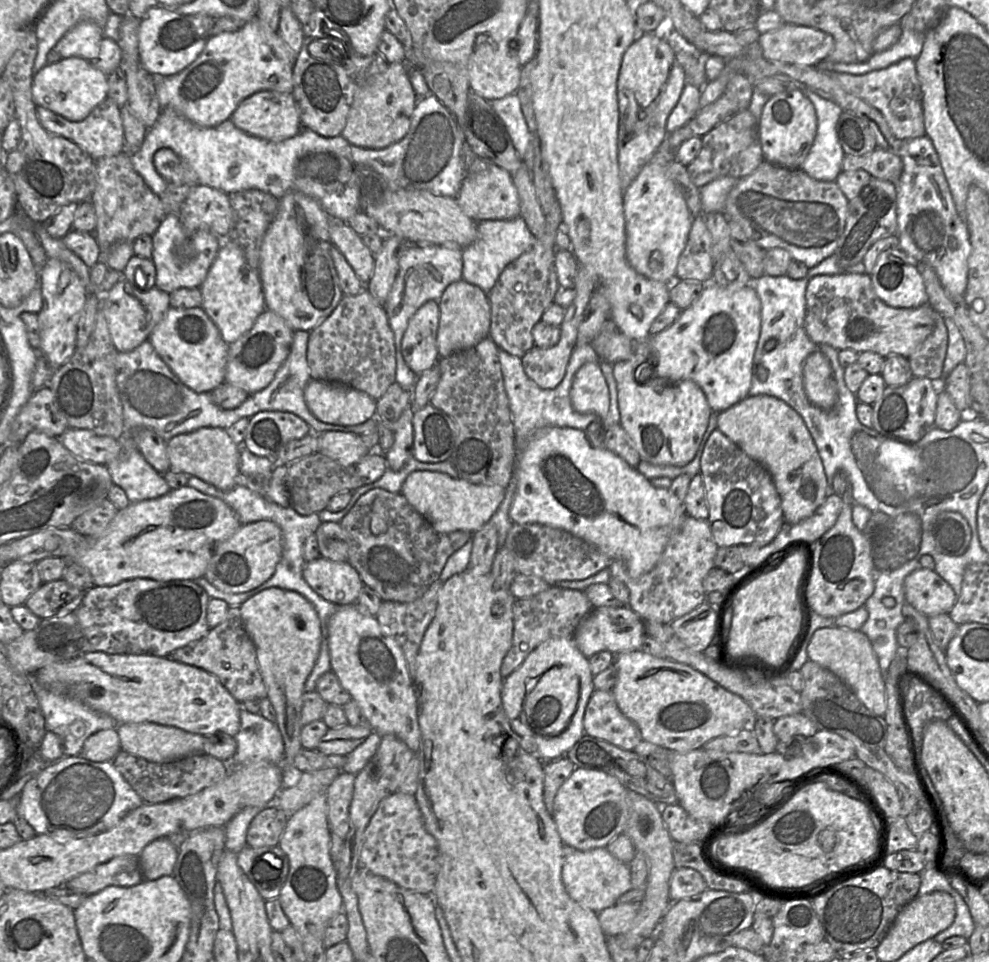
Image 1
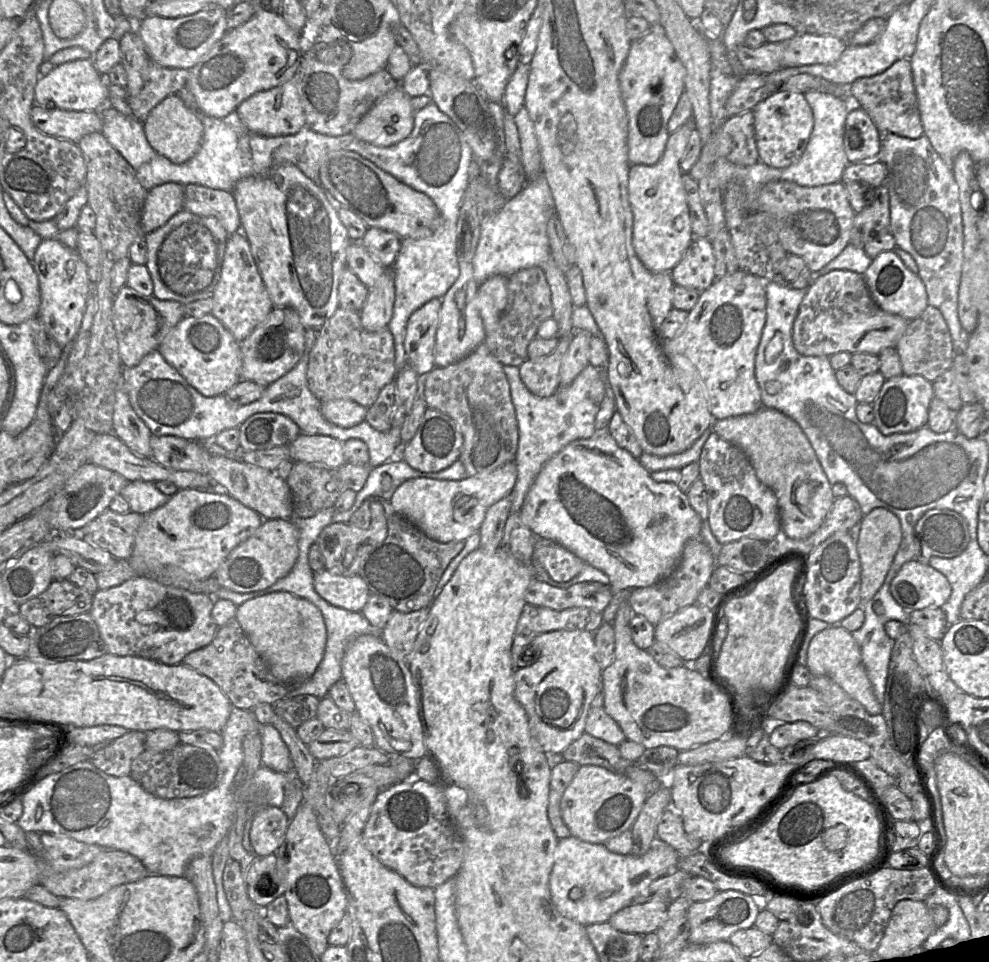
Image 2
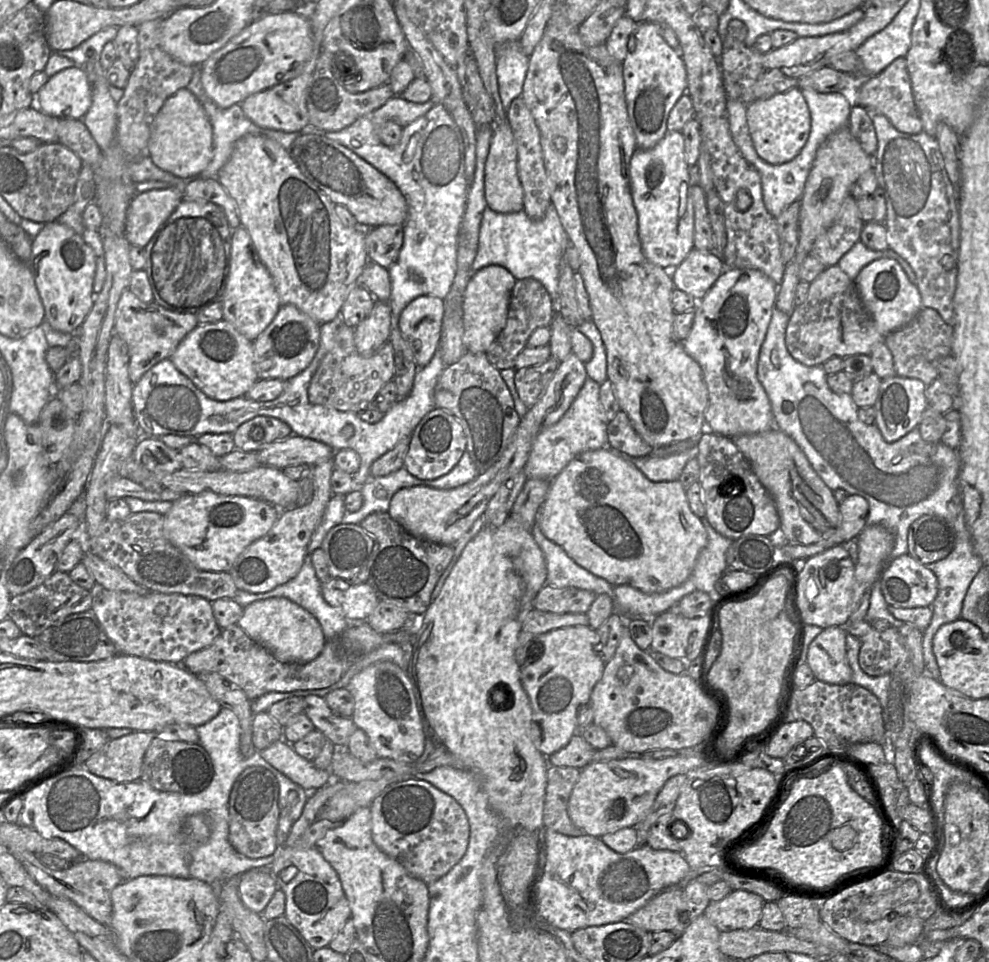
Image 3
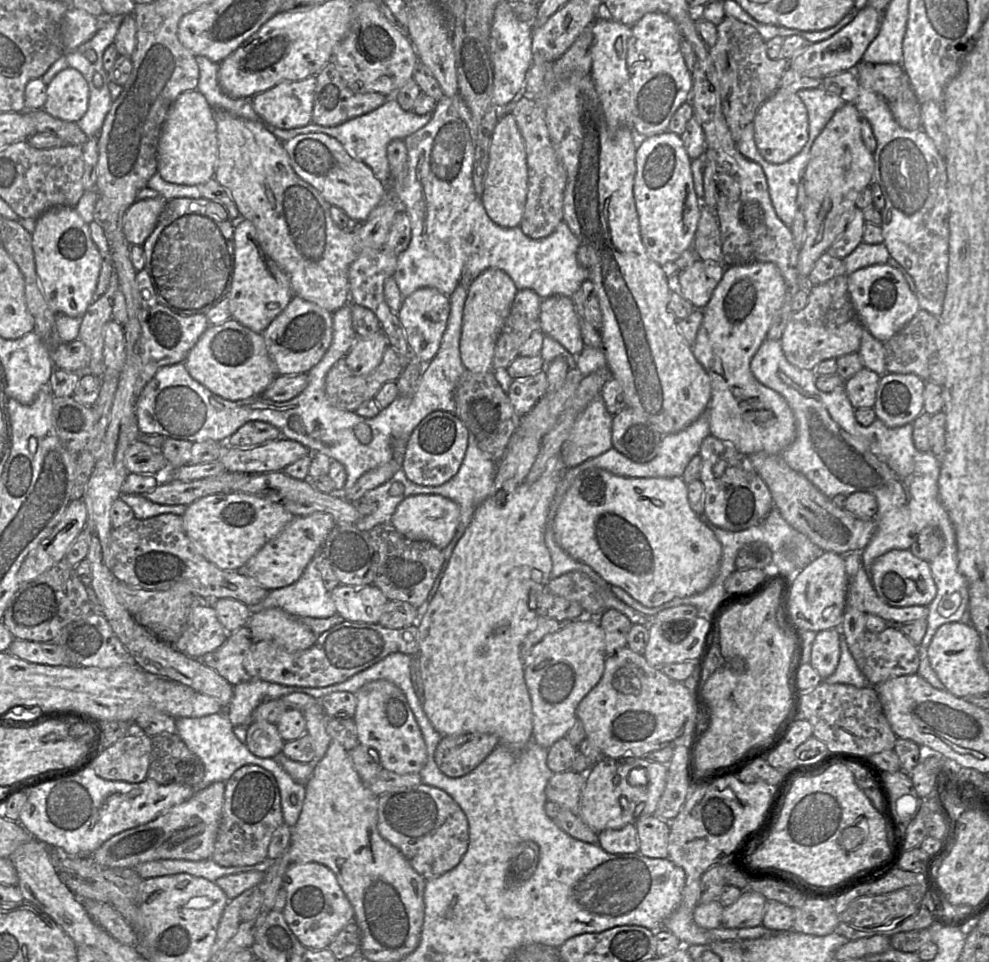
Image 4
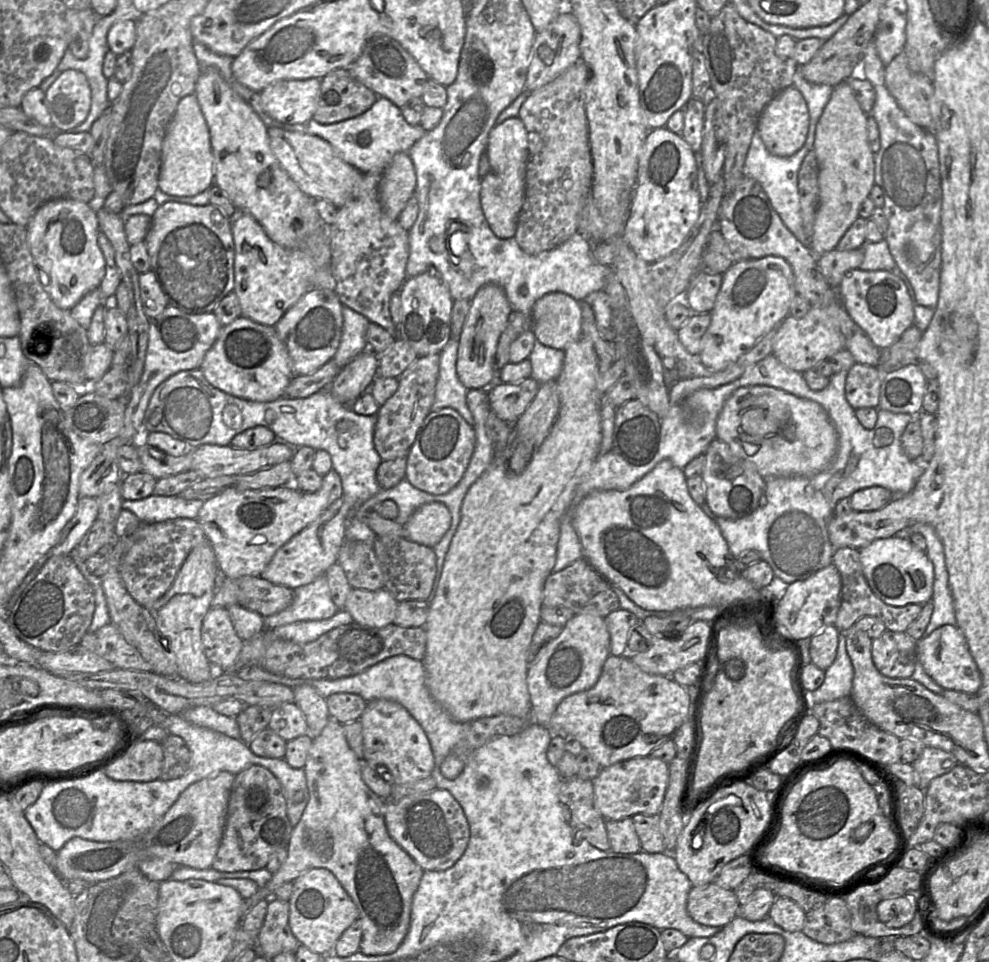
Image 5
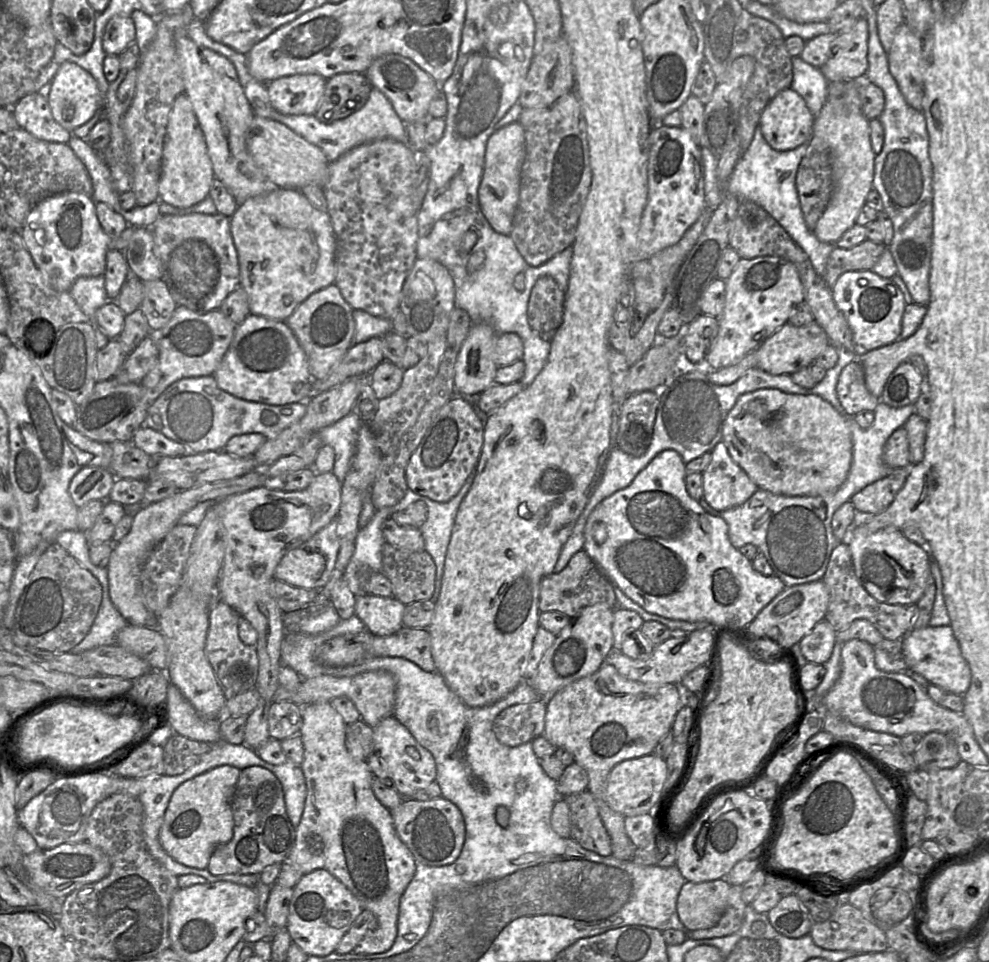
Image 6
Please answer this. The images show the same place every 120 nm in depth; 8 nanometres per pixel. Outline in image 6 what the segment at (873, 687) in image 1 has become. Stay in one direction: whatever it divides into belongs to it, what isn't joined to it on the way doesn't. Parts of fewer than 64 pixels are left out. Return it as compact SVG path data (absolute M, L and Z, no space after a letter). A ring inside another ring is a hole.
M826 620L817 623L812 631L799 641L804 658L814 664L825 664L832 655L836 633Z

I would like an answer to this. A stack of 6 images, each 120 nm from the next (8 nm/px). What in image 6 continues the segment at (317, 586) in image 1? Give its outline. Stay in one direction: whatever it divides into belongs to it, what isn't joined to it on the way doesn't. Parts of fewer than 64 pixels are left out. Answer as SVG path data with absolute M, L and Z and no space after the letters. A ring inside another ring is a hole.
M364 594L355 597L355 615L374 635L385 637L394 634L402 626L405 605L392 597Z

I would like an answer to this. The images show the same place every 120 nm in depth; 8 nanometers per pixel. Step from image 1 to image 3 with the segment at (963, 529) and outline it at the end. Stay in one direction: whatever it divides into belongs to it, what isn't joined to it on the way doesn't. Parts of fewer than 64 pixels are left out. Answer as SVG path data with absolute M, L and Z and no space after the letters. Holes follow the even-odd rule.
M926 514L915 520L908 531L908 554L929 565L946 558L955 546L953 524L941 516Z

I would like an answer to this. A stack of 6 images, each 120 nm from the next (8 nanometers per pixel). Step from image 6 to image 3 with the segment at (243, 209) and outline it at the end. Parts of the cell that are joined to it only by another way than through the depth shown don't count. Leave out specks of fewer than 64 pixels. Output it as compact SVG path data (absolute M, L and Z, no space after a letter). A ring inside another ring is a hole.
M239 226L232 232L228 277L221 302L223 305L222 320L230 323L240 334L250 341L254 341L270 325L281 308L281 302L273 280L261 262L248 231L242 226Z

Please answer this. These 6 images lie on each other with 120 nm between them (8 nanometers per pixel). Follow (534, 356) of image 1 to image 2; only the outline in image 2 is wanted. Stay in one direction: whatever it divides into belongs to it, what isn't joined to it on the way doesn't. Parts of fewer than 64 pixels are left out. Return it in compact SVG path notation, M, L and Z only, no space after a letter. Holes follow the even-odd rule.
M573 335L559 337L559 343L551 354L535 359L527 358L519 367L521 380L534 395L549 397L560 387L562 359L572 337Z

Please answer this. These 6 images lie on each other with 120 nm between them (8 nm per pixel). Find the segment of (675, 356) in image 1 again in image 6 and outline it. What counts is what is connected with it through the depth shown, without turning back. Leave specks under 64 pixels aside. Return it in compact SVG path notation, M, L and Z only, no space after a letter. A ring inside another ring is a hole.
M778 256L740 258L725 281L726 302L718 317L719 330L705 357L708 370L739 362L788 322L795 307L804 301L804 289L795 265ZM759 389L741 395L723 423L722 441L729 455L758 489L784 496L820 496L836 491L846 480L853 456L852 435L845 415L817 395Z

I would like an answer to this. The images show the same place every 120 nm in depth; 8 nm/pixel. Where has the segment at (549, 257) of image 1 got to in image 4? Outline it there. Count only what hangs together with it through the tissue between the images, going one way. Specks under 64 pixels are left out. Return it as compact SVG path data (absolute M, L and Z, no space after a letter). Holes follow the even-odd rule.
M531 289L517 290L512 303L510 313L503 325L500 335L496 341L493 370L497 368L506 368L519 356L519 351L526 340L535 331L540 331L540 305L542 298Z

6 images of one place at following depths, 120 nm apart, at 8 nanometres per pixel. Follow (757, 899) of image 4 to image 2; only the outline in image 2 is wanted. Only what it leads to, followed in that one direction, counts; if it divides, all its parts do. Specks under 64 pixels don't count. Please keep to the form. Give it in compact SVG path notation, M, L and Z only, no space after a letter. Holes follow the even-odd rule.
M737 890L718 891L707 901L692 902L687 918L689 923L688 944L704 945L717 941L728 941L740 929L754 926L759 909L751 895Z

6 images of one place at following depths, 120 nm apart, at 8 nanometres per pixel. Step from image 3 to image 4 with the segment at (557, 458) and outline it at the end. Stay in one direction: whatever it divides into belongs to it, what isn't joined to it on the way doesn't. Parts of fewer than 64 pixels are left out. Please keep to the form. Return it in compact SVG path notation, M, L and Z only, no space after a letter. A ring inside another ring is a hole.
M601 397L578 416L561 448L566 469L595 458L612 448L612 419Z

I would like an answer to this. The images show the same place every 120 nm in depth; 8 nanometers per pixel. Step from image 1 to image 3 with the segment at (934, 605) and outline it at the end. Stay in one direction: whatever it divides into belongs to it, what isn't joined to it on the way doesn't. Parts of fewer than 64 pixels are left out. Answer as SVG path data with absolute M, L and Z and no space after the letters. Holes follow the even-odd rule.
M909 554L895 558L880 576L888 605L899 608L931 606L938 594L938 580L926 565Z

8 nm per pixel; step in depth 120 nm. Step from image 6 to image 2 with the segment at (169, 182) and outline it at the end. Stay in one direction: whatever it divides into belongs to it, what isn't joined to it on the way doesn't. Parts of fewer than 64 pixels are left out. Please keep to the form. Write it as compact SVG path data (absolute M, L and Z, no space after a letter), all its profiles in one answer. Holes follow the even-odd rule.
M176 94L167 96L154 107L143 126L146 138L154 151L175 164L184 163L196 155L204 133L200 118L187 108Z

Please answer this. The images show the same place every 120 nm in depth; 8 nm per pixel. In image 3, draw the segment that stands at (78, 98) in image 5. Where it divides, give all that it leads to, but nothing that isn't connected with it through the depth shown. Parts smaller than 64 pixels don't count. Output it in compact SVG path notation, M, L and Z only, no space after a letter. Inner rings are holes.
M73 66L49 77L35 94L35 104L53 117L82 119L92 104L92 88L85 69Z

